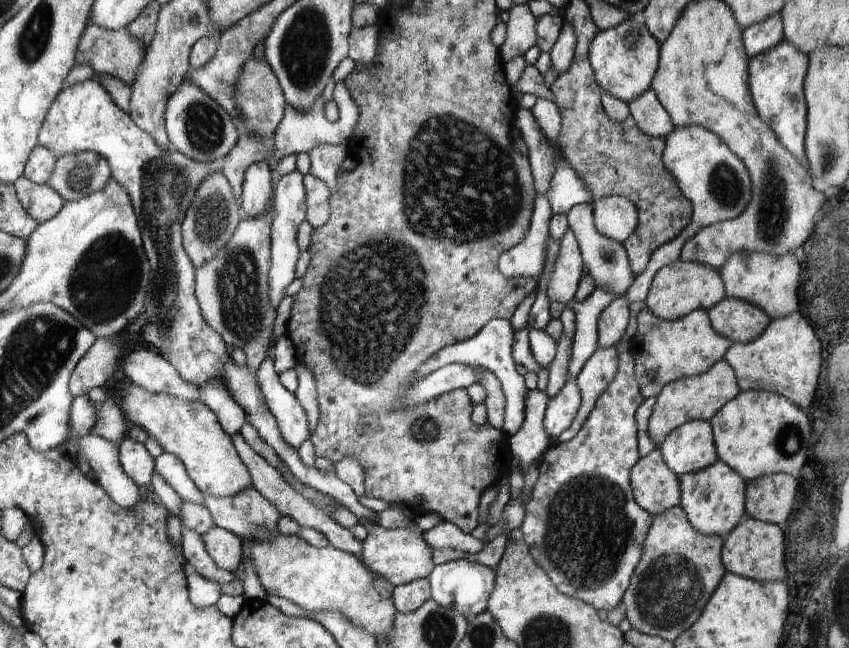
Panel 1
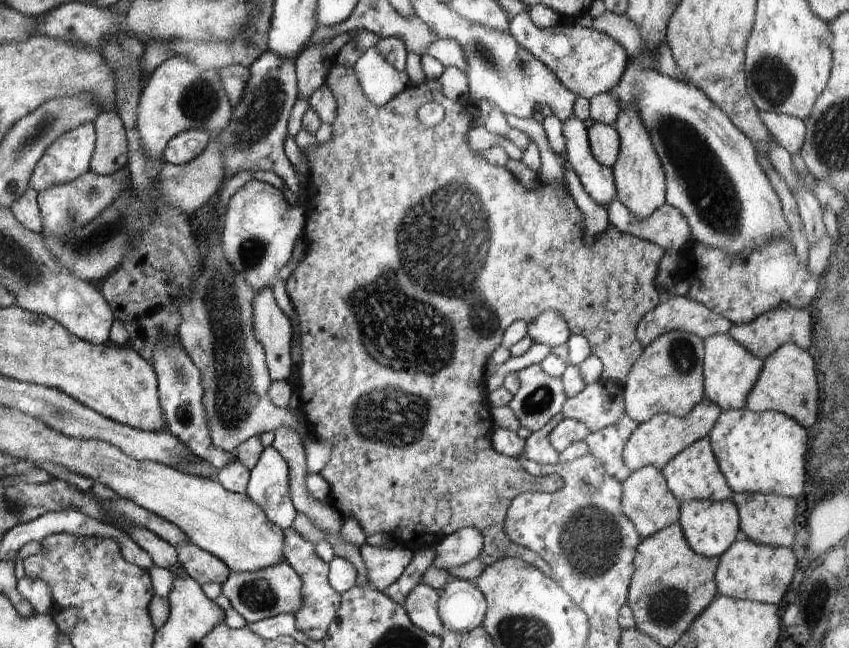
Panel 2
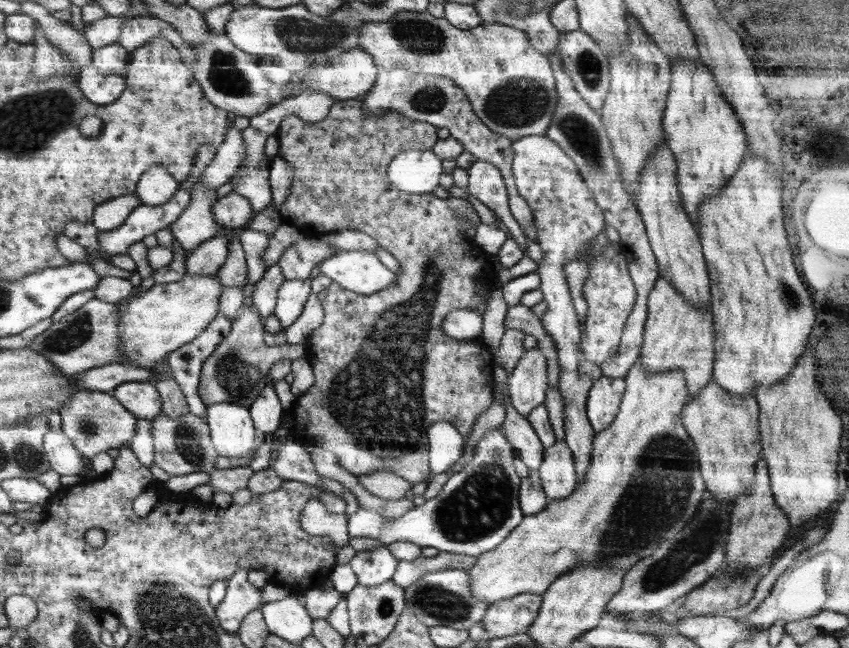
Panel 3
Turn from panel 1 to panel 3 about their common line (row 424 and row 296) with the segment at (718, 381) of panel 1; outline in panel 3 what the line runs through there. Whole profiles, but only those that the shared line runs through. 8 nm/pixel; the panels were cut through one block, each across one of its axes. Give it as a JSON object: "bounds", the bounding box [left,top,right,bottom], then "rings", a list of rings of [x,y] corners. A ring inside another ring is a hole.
{"bounds":[639,276,715,402],"rings":[[[658,276],[650,291],[639,362],[645,372],[681,370],[685,376],[688,402],[711,380],[715,359],[713,316],[710,306],[707,310],[697,310],[687,304],[677,288],[669,282]]]}

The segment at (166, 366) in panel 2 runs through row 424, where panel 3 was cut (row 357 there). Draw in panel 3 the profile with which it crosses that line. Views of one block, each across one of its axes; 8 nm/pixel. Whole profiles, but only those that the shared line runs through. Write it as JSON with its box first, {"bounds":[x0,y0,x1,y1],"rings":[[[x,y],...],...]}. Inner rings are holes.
{"bounds":[166,312,234,418],"rings":[[[218,312],[200,336],[166,356],[174,380],[179,384],[187,400],[189,411],[200,418],[205,418],[207,409],[198,396],[202,365],[231,332],[233,322],[234,320]]]}

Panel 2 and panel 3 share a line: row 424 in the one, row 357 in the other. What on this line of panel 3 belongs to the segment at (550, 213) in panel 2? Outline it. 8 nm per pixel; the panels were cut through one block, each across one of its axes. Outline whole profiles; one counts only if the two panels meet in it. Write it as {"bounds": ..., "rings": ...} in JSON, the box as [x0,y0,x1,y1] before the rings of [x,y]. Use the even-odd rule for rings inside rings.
{"bounds":[276,98,496,486],"rings":[[[361,98],[346,99],[336,101],[329,110],[327,117],[324,120],[316,122],[306,122],[298,118],[295,114],[292,116],[285,116],[281,120],[280,128],[278,128],[276,135],[279,140],[279,154],[293,168],[293,181],[290,187],[290,192],[286,201],[282,202],[280,209],[278,209],[281,223],[286,226],[296,228],[300,234],[306,238],[323,238],[325,235],[340,232],[340,231],[359,231],[374,238],[380,247],[385,248],[390,254],[400,263],[400,270],[396,272],[396,282],[392,286],[383,288],[374,294],[358,294],[351,290],[342,288],[338,283],[332,282],[326,286],[322,292],[317,293],[323,306],[324,318],[322,324],[316,329],[310,338],[305,343],[305,356],[309,359],[311,367],[313,368],[313,375],[315,376],[312,386],[306,392],[303,392],[297,397],[296,402],[289,410],[292,416],[292,422],[289,423],[289,428],[279,429],[278,438],[279,446],[285,444],[288,440],[287,432],[294,431],[296,437],[304,442],[305,450],[310,454],[315,448],[323,448],[329,450],[336,455],[338,464],[354,474],[354,477],[360,478],[362,475],[370,474],[371,472],[393,472],[398,476],[404,478],[412,486],[420,484],[428,479],[430,474],[429,467],[429,446],[427,440],[428,428],[435,422],[446,421],[452,424],[454,428],[466,438],[471,434],[475,420],[484,412],[493,401],[493,388],[496,386],[494,381],[493,367],[496,364],[494,361],[494,354],[490,352],[488,347],[479,340],[480,337],[474,339],[454,340],[444,335],[442,330],[442,323],[444,318],[447,318],[449,312],[456,312],[457,314],[462,310],[477,310],[479,314],[484,314],[487,309],[487,301],[490,295],[491,285],[496,282],[495,274],[490,268],[490,255],[482,252],[478,245],[475,245],[475,240],[471,239],[464,228],[460,228],[460,217],[470,220],[472,225],[480,225],[480,218],[473,208],[472,204],[466,199],[452,198],[442,200],[433,196],[432,192],[414,195],[412,193],[402,192],[398,190],[387,176],[387,170],[390,161],[397,156],[399,152],[414,149],[417,151],[430,151],[431,148],[439,141],[437,130],[433,124],[427,122],[418,122],[417,120],[410,120],[403,114],[397,112],[387,112],[382,116],[368,116],[363,112]],[[479,286],[486,286],[486,298],[484,302],[478,302],[477,290]]]}

